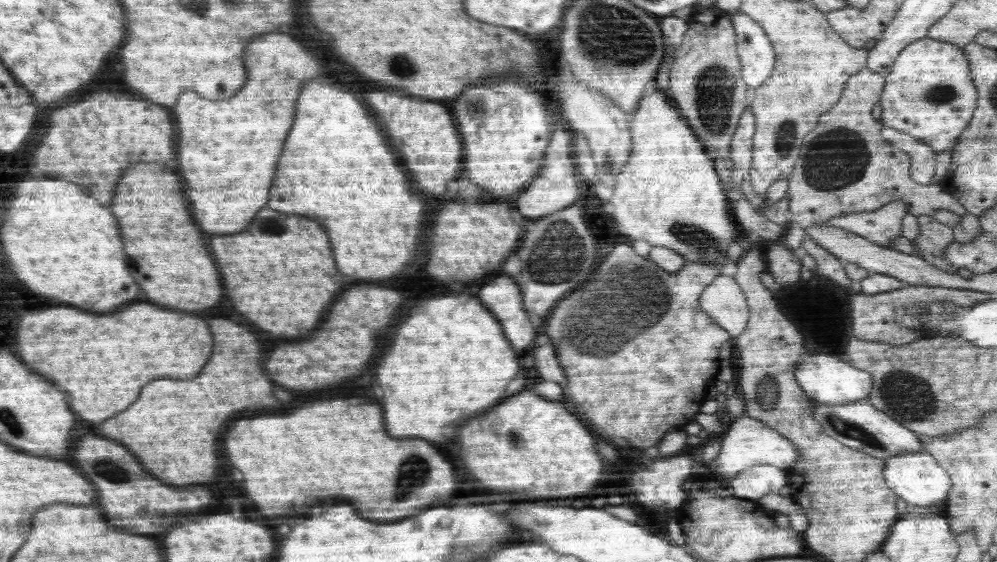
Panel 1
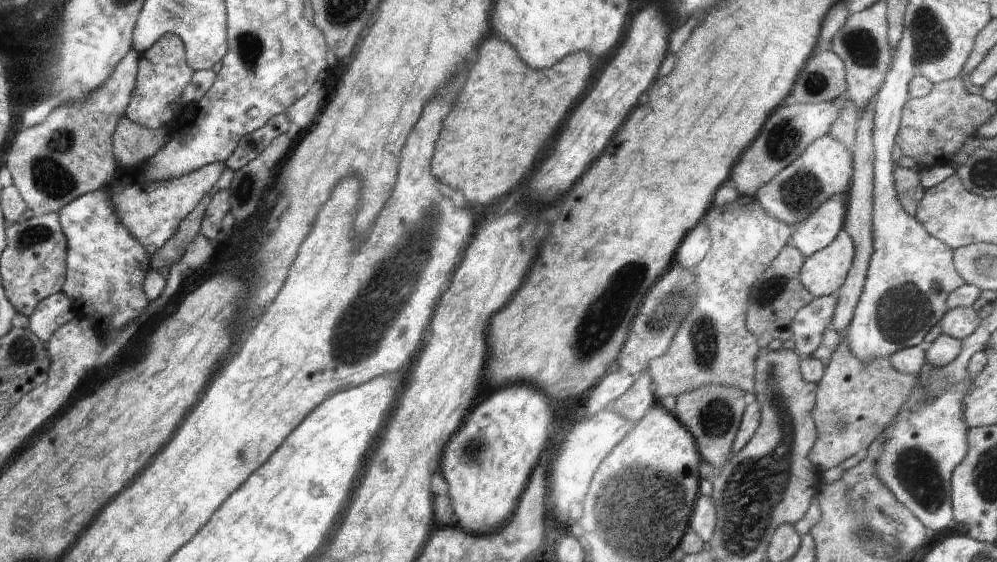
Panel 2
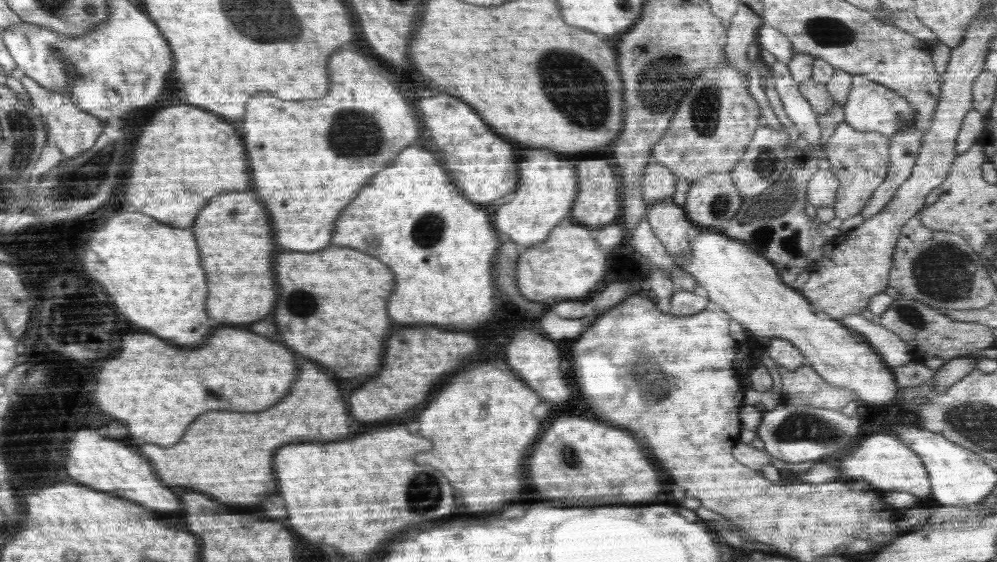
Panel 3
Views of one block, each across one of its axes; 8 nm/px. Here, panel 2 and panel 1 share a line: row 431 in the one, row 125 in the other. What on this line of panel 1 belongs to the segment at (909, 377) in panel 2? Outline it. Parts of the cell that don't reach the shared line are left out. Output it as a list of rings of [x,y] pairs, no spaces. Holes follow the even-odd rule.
[[[864,66],[860,72],[849,78],[841,100],[820,118],[813,132],[805,137],[797,168],[788,178],[789,212],[793,215],[794,225],[806,230],[810,226],[817,226],[846,214],[882,209],[894,200],[901,200],[908,208],[909,214],[916,218],[922,215],[932,216],[938,210],[950,210],[960,217],[968,214],[965,207],[938,183],[921,185],[914,182],[910,155],[890,143],[881,133],[885,123],[872,118],[872,110],[874,104],[881,100],[885,84],[885,75],[875,73]]]

